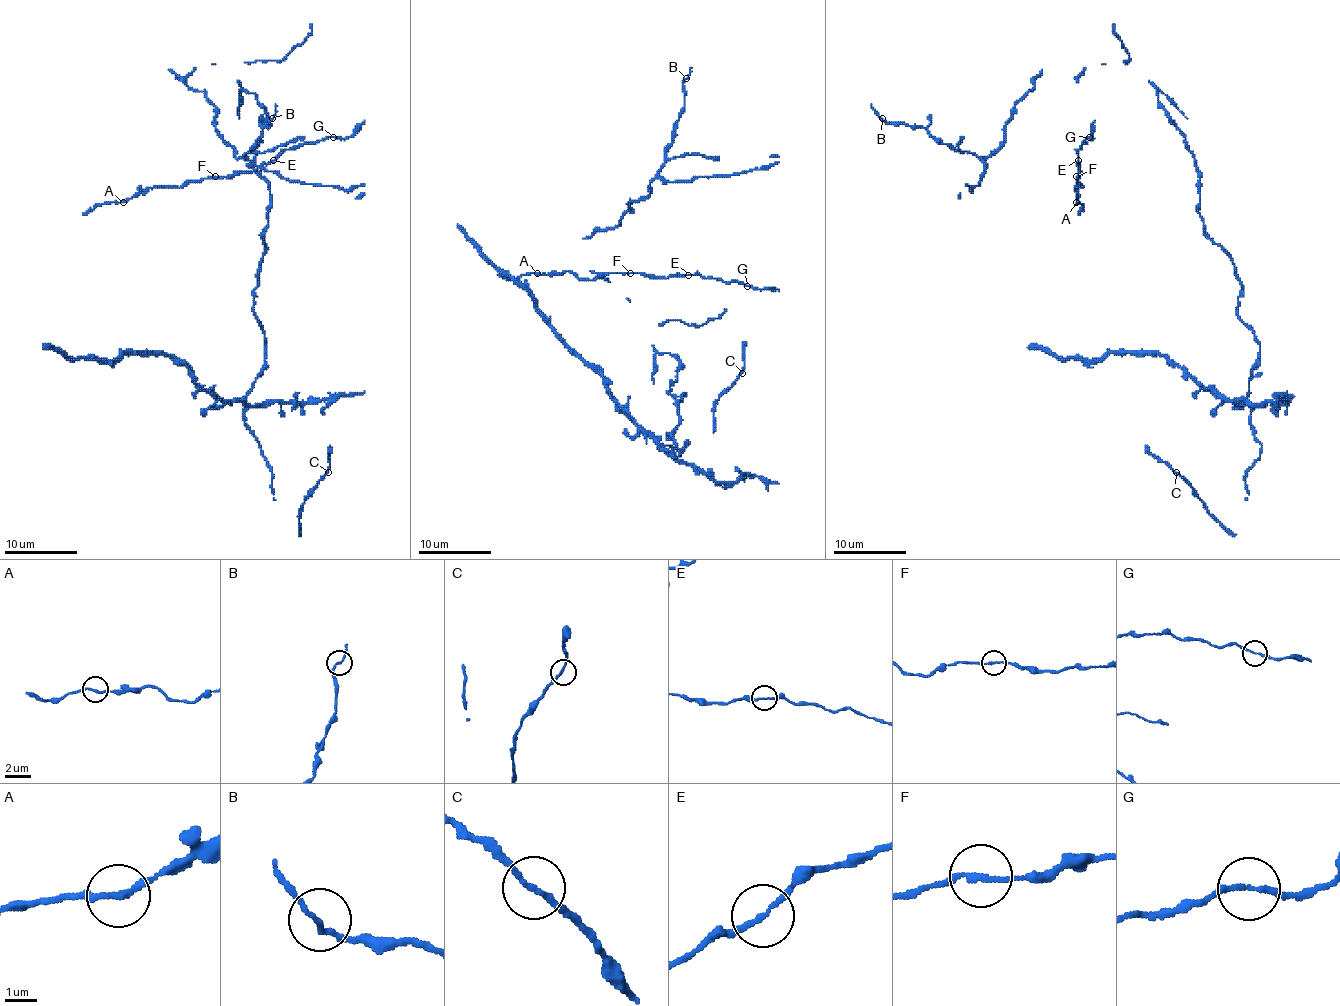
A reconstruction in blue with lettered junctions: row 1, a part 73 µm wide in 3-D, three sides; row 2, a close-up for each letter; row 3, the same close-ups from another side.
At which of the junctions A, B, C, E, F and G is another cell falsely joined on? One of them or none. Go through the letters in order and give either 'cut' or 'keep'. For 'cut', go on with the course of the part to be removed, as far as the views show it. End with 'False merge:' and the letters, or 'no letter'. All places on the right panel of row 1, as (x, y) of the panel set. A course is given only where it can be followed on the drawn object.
A: keep
B: keep
C: keep
E: keep
F: keep
G: keep
False merge: no letter

